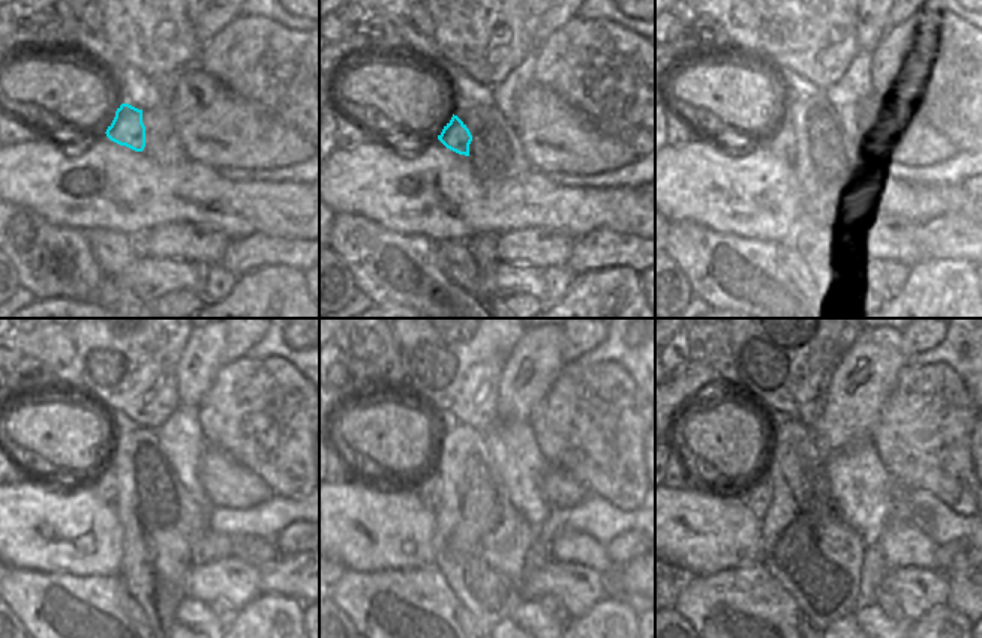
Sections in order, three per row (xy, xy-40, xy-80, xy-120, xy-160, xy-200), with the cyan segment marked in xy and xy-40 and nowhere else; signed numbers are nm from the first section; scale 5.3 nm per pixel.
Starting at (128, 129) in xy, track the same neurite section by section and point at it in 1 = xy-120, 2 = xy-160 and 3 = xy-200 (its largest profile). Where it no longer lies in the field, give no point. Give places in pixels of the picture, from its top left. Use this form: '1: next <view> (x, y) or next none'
1: next xy-120 (105, 481)
2: next xy-160 (428, 490)
3: next xy-200 (759, 494)

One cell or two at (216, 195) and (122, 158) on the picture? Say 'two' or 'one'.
one

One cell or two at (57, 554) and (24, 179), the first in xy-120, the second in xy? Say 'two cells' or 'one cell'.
one cell

